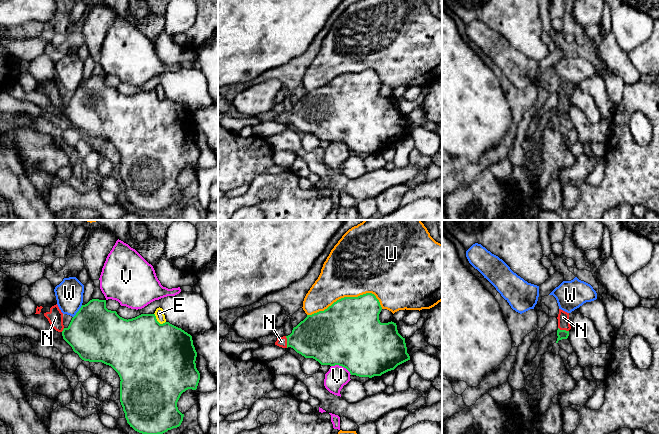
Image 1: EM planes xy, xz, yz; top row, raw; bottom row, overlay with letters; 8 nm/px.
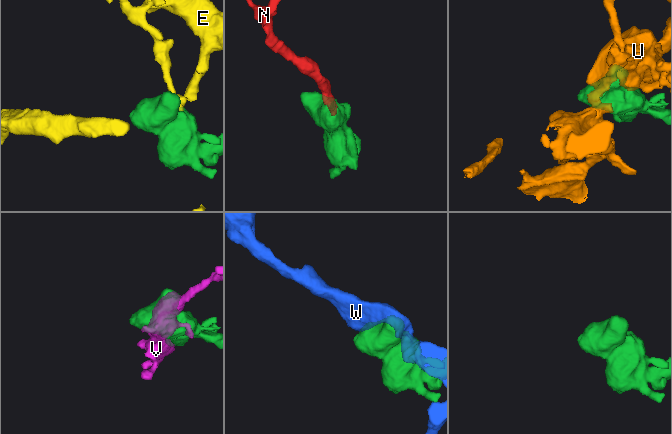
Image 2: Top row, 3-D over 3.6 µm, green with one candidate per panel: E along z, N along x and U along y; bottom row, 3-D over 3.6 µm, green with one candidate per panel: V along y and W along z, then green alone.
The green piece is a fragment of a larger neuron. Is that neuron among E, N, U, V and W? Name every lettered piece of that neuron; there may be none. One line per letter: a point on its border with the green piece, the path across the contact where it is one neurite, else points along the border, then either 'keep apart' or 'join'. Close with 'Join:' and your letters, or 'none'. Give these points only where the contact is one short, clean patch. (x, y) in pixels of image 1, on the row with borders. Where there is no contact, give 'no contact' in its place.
E: meets green in xy at (157, 321); border along xy (154, 313), (160, 323), (165, 322); keep apart
N: meets green in xz at (287, 342); runs through xz (317, 336), (287, 342), (281, 341); join
U: meets green in xz at (346, 297); keep apart
V: meets green in xz at (341, 365); keep apart
W: meets green in xy at (78, 311); border along xy (82, 305), (73, 317); keep apart
Join: N

